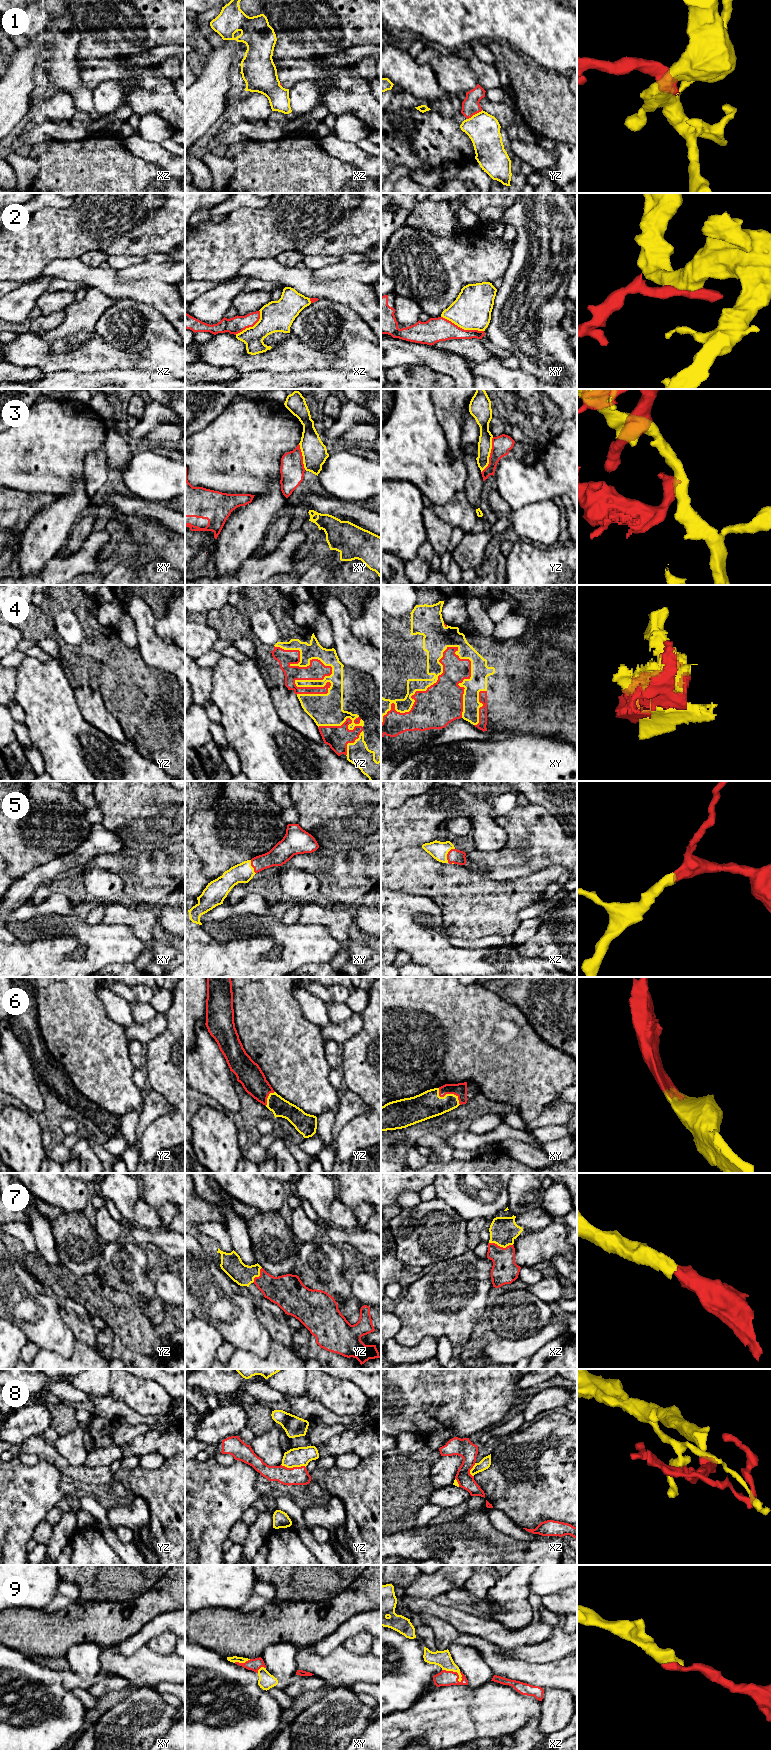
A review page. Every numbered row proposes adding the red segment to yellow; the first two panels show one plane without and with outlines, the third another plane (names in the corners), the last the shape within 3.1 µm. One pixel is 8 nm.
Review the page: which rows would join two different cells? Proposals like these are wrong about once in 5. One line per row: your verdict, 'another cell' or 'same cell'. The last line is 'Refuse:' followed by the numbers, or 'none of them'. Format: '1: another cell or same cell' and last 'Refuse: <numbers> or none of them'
1: another cell
2: another cell
3: another cell
4: same cell
5: same cell
6: same cell
7: same cell
8: another cell
9: same cell
Refuse: 1, 2, 3, 8

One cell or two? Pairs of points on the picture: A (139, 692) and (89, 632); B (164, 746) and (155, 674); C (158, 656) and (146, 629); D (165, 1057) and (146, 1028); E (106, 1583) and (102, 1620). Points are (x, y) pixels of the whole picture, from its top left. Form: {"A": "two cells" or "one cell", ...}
{"A": "one cell", "B": "one cell", "C": "one cell", "D": "two cells", "E": "two cells"}

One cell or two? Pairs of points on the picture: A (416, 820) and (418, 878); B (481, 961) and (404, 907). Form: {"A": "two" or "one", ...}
{"A": "two", "B": "one"}

